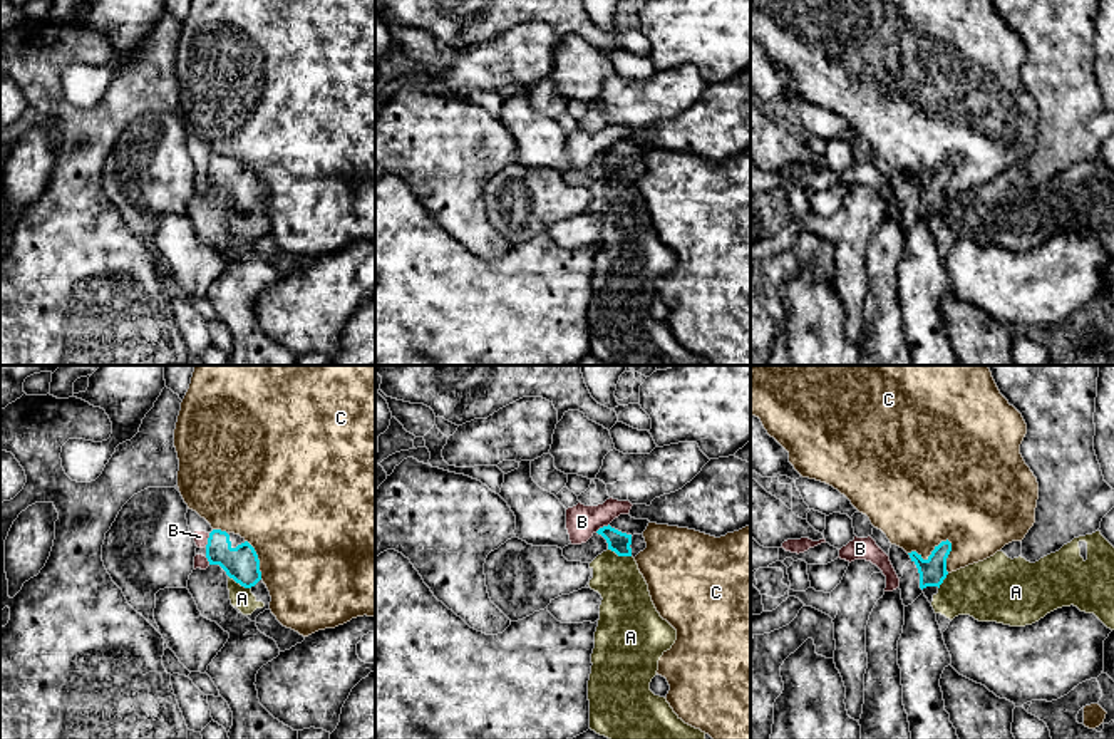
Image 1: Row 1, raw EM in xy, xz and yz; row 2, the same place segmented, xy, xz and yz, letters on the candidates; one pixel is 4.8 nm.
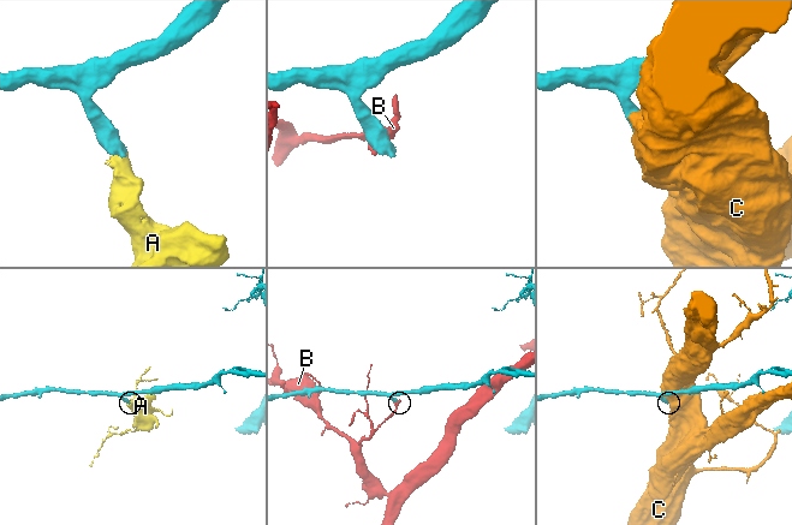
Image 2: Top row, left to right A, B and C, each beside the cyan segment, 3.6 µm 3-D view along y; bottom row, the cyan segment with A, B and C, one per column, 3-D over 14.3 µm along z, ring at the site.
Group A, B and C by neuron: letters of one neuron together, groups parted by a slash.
A / B / C

